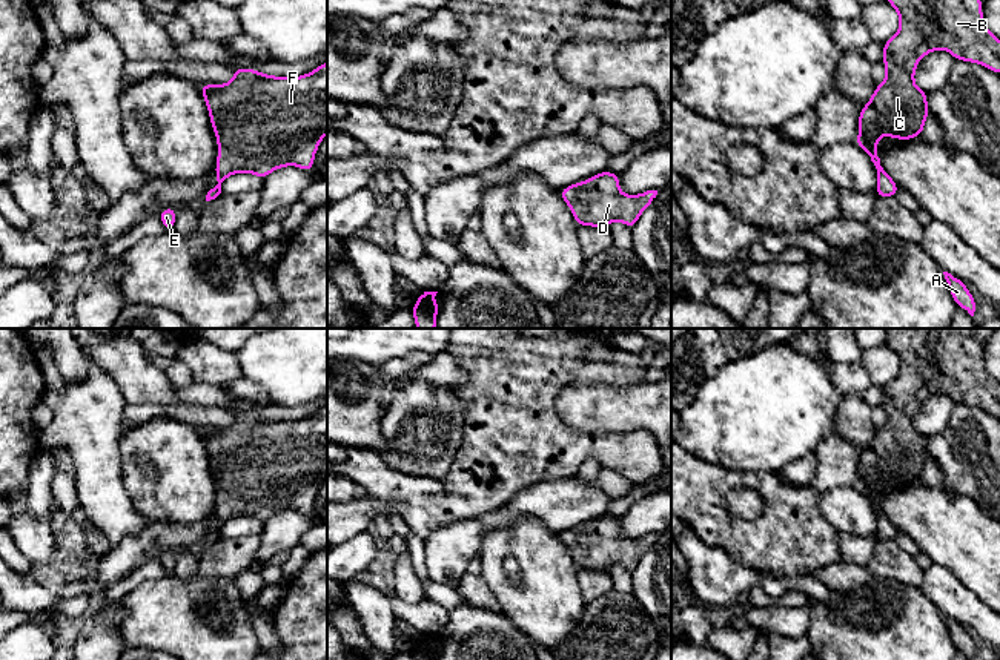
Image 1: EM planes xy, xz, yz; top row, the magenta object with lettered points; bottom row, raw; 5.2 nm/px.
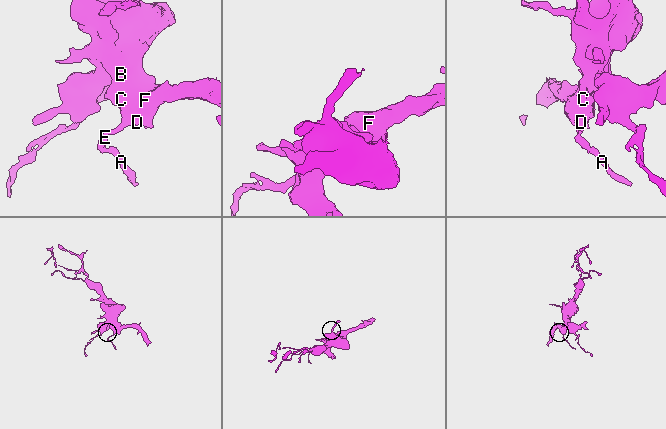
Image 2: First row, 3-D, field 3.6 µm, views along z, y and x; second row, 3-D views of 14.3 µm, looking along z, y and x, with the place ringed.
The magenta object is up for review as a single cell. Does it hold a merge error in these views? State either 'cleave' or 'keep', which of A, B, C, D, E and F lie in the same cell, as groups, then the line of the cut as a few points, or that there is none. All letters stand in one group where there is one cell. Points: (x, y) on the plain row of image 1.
keep; A B C D E F; no cut

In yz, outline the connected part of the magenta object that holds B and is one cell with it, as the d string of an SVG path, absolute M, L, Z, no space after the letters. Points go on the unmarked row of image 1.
M885 328L886 344L897 355L900 370L894 381L883 387L886 422L859 457L860 477L856 488L862 491L877 513L876 540L896 540L899 530L880 510L877 487L882 479L911 483L922 479L928 454L928 437L914 427L919 404L926 398L946 393L955 404L980 407L1000 417L1000 384L986 371L982 342L975 328Z

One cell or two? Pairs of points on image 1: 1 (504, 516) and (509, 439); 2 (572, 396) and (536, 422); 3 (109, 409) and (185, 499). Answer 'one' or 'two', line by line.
1: two
2: two
3: two

